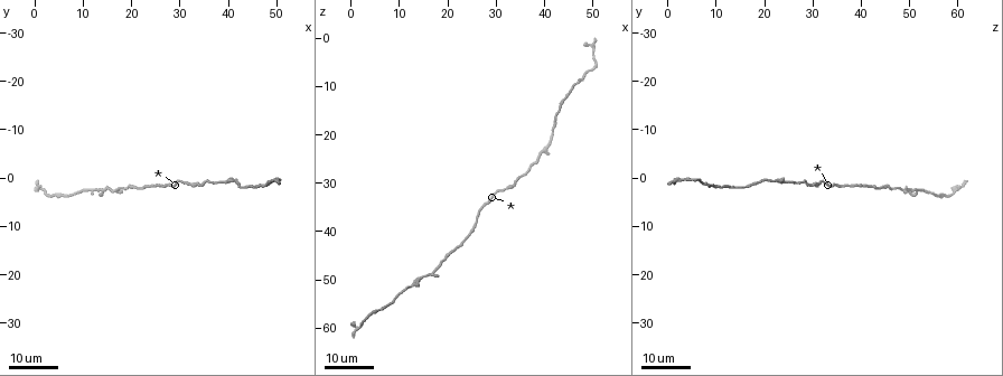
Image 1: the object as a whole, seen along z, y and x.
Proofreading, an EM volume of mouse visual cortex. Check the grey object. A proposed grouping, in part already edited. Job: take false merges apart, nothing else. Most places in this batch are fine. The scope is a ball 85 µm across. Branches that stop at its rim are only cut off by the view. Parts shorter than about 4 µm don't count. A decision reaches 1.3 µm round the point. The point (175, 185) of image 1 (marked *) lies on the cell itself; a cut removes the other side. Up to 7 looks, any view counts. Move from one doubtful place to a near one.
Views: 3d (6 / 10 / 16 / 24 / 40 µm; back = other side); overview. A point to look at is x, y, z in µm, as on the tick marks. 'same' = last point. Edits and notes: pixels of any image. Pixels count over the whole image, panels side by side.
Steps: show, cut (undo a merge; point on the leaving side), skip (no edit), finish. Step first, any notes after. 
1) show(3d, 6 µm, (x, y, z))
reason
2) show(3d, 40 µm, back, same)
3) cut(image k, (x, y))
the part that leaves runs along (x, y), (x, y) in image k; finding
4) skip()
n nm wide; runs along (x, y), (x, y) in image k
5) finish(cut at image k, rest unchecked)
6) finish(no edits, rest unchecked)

show(3d, 24 µm, (43.0, 2.0, 14.5))
sudden change in width

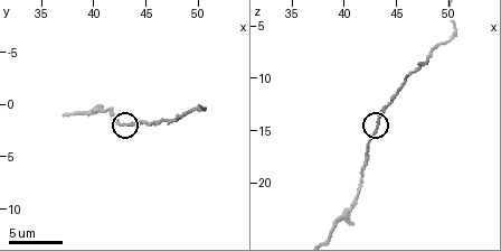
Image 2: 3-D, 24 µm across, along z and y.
show(3d, 6 µm, (43.2, 1.8, 14.2))
zoom in

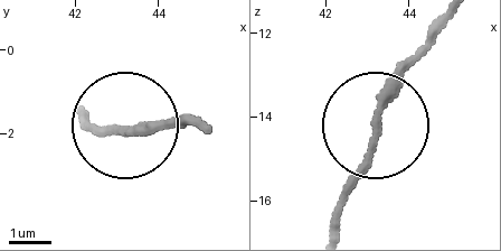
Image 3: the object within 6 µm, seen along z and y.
skip()
200 nm wide; runs along (333, 228), (376, 99), (433, 38) in image 3; continuous, no second cell

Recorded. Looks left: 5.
show(3d, 10 µm, (48.2, 1.2, 7.6))

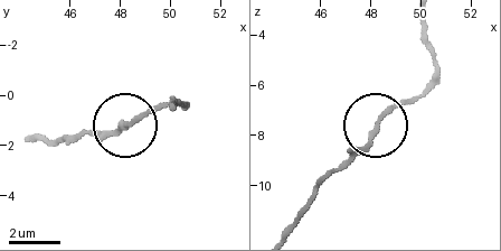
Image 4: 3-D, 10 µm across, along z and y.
skip()
190 nm wide; runs along (24, 139), (54, 143), (107, 137), (158, 109), (188, 104) in image 4; continuous, no second cell

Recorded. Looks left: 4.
show(3d, 16 µm, (13.5, 2.0, 50.0))

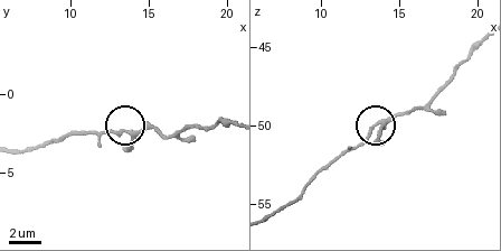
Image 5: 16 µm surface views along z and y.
show(3d, 6 µm, (13.4, 2.6, 50.2))
closer look

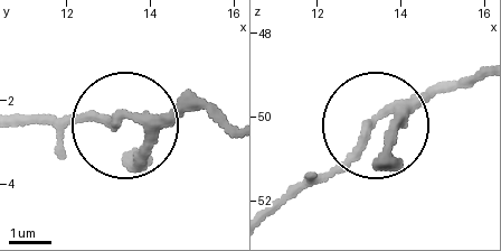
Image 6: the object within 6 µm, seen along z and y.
show(3d, 6 µm, back, (13.25, 2.45, 50.15))

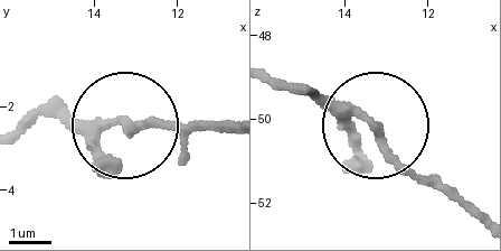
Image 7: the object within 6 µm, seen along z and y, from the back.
skip()
3 arms; runs along (20, 131), (53, 113), (209, 124) in image 7; all the same cell

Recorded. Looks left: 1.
finish(no edits, rest unchecked)

